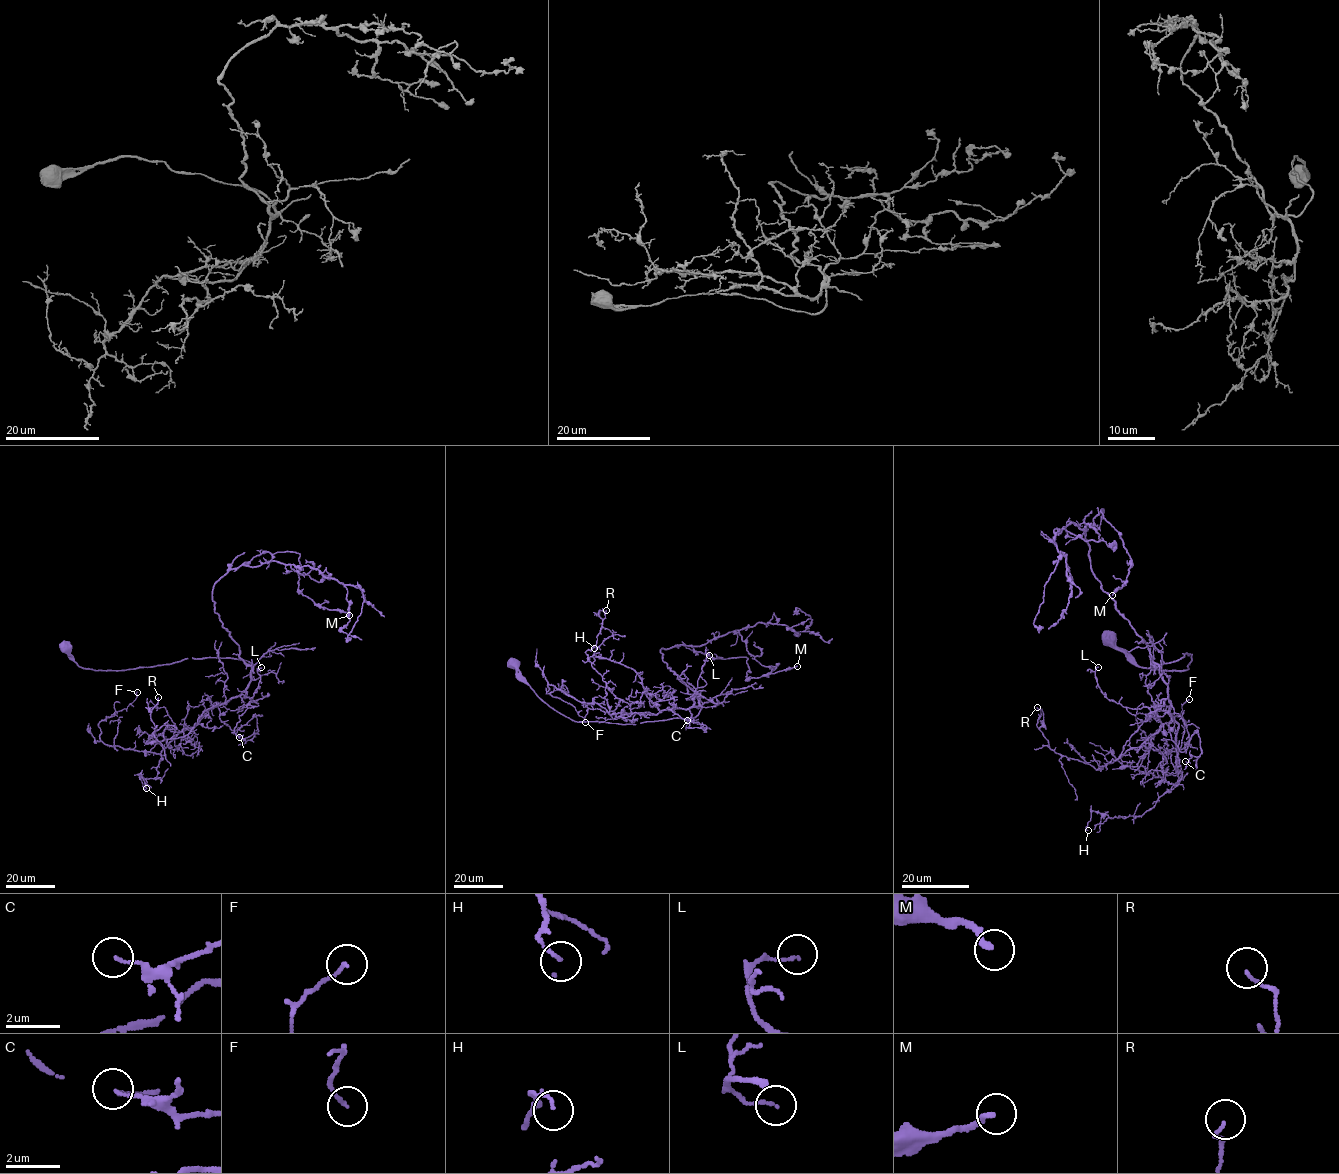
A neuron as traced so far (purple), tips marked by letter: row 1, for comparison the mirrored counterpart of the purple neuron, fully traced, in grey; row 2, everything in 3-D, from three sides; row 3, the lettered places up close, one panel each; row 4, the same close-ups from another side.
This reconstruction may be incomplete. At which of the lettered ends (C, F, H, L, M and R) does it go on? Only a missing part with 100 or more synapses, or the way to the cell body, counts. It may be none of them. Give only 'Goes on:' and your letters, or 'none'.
Goes on: none

